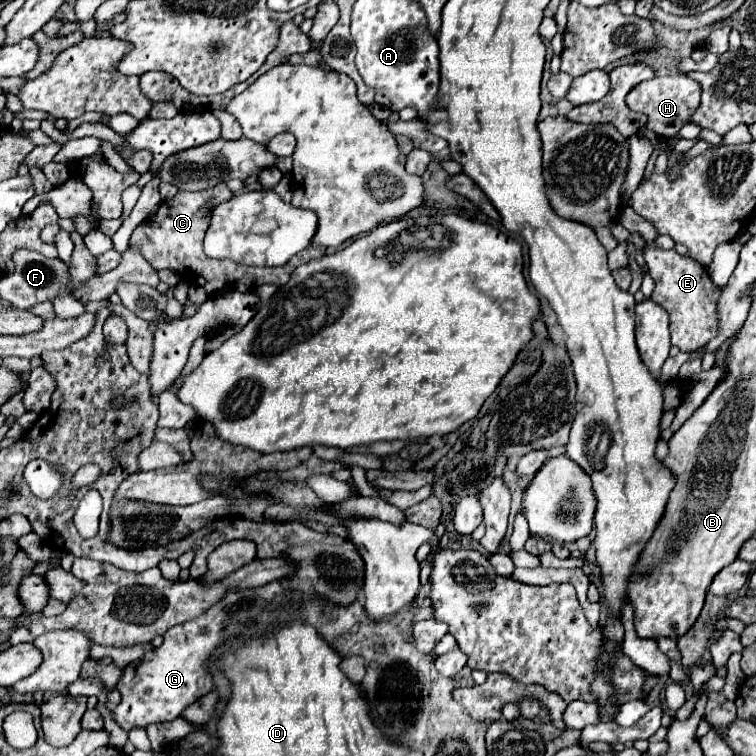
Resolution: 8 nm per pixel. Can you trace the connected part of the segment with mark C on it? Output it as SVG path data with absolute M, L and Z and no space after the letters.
M219 183L213 189L205 189L205 191L179 191L175 197L163 201L157 209L155 215L147 217L131 235L131 245L139 249L139 253L153 265L159 269L173 269L181 275L187 275L187 281L193 281L195 285L201 285L206 289L209 297L221 293L223 289L249 279L249 285L259 287L263 283L277 283L283 285L285 281L289 281L291 273L311 261L311 259L319 259L325 255L325 247L307 247L305 251L301 251L301 255L295 255L289 263L285 263L285 267L277 267L277 269L269 269L269 267L241 267L237 263L233 263L231 259L207 259L207 255L203 253L203 237L205 231L209 229L209 219L211 219L211 209L217 203L225 203L233 197L233 193L229 191L227 183Z

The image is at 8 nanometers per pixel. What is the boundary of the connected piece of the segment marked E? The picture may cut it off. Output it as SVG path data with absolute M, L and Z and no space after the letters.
M647 243L643 249L643 257L645 267L655 281L655 291L651 299L669 313L671 345L689 353L709 343L717 333L717 301L721 295L721 287L713 285L703 265L679 255L675 249L665 251L655 247L653 243Z

